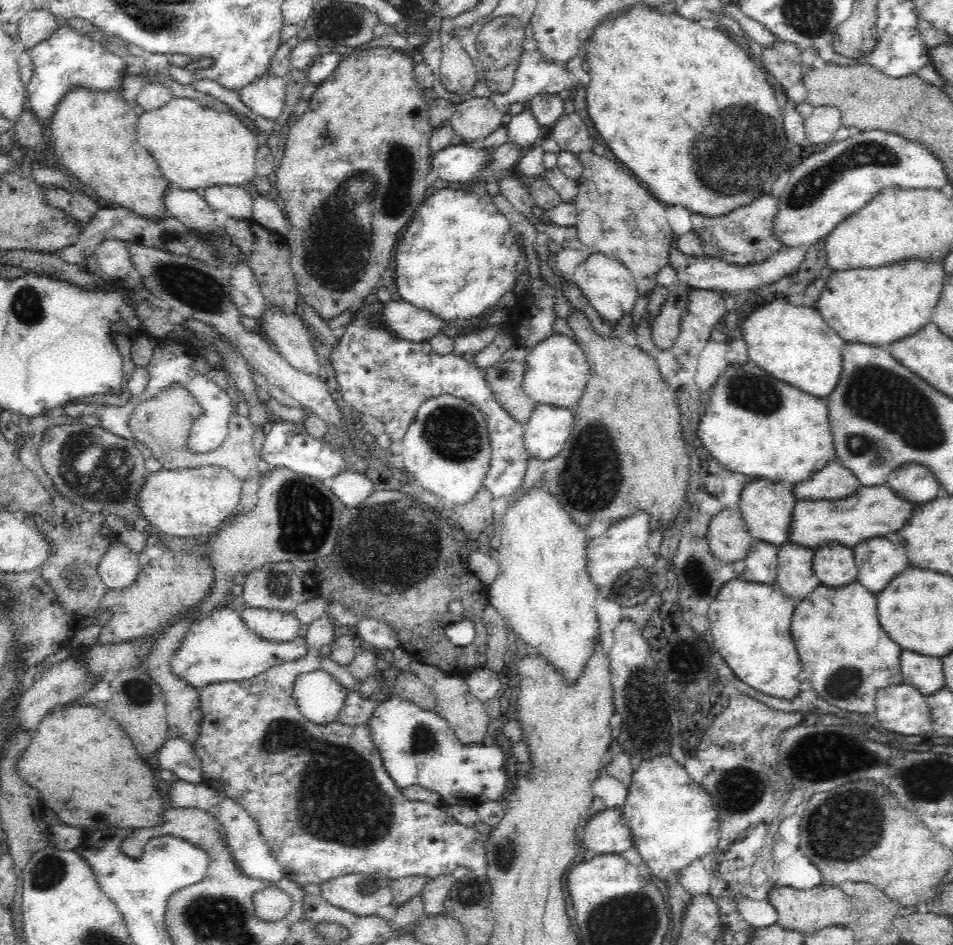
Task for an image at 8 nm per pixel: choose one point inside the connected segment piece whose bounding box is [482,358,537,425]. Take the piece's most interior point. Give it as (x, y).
(505, 378)

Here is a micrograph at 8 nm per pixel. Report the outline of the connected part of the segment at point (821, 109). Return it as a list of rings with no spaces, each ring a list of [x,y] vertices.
[[[818,106],[811,109],[811,114],[804,119],[804,130],[807,144],[830,144],[834,142],[836,131],[842,126],[842,114],[835,106]]]

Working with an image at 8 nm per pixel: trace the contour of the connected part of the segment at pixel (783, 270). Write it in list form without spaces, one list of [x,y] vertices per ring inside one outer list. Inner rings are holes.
[[[783,246],[765,262],[745,266],[732,265],[705,253],[700,254],[700,256],[688,256],[682,251],[672,249],[669,265],[676,270],[679,281],[685,282],[694,289],[704,288],[704,290],[716,292],[754,292],[754,290],[766,288],[772,282],[796,273],[800,264],[805,260],[807,249],[808,247],[804,246]]]

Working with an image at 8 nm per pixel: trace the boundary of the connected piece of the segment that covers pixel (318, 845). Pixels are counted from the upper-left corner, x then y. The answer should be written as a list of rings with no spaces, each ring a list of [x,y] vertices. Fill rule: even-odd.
[[[324,615],[322,618],[311,622],[308,625],[305,636],[308,652],[294,662],[285,662],[278,666],[273,666],[266,672],[245,681],[221,682],[202,686],[202,690],[198,691],[202,718],[200,718],[200,724],[198,724],[200,725],[200,728],[198,728],[198,739],[195,741],[193,748],[201,762],[203,782],[214,790],[223,792],[228,798],[234,799],[234,802],[237,802],[244,810],[250,813],[250,816],[257,822],[260,834],[266,839],[267,844],[270,845],[271,852],[280,863],[283,876],[301,887],[309,884],[321,885],[323,882],[345,874],[364,873],[387,877],[390,880],[412,876],[412,874],[425,874],[432,879],[442,876],[442,874],[451,874],[458,866],[466,866],[470,871],[485,869],[487,866],[486,837],[474,827],[470,828],[456,823],[450,815],[442,813],[442,809],[438,806],[427,802],[420,803],[406,799],[392,780],[392,777],[387,773],[380,751],[371,737],[367,722],[351,727],[350,725],[343,725],[337,720],[335,723],[322,726],[315,725],[302,716],[292,696],[294,680],[300,673],[320,669],[320,648],[326,646],[326,644],[331,645],[333,643],[335,639],[334,624],[329,615]]]

